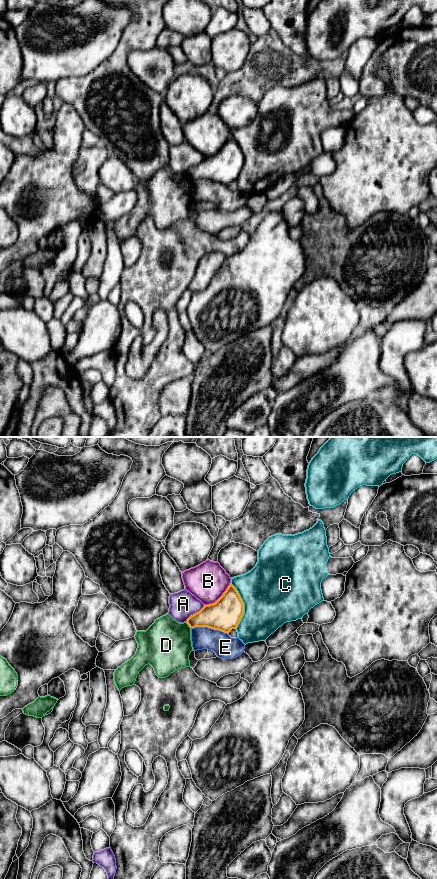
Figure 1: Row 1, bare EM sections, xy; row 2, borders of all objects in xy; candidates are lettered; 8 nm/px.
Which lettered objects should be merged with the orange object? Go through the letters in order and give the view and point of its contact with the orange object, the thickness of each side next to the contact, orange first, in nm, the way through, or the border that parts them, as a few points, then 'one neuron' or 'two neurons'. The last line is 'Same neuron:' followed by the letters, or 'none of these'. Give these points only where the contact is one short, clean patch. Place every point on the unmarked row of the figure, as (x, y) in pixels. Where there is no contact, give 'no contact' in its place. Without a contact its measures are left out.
A: contact xy (195, 165); calibres 260 and 220 nm; two neurons
B: contact xy (220, 149); calibres 260 and 300 nm; two neurons
C: contact xy (243, 158); calibres 260 and 480 nm; two neurons
D: contact xy (188, 176); calibres 220 and 400 nm; two neurons
E: contact xy (209, 179); calibres 260 and 190 nm; two neurons
Same neuron: none of these

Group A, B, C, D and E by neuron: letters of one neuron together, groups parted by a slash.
A / B / C / D / E

